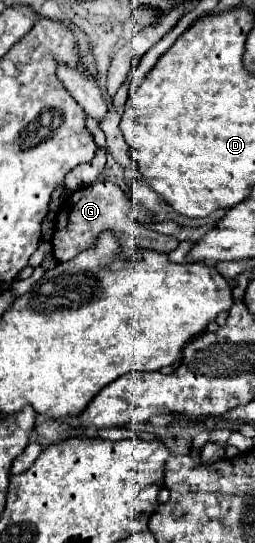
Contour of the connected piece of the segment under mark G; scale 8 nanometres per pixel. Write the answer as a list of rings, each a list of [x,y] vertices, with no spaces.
[[[94,181],[90,185],[84,185],[80,189],[76,189],[68,203],[62,205],[58,217],[56,217],[56,231],[54,231],[54,237],[52,237],[52,247],[54,247],[54,257],[58,261],[70,261],[74,259],[78,253],[82,253],[84,249],[90,249],[94,247],[94,243],[98,241],[100,233],[104,231],[112,231],[120,245],[122,245],[122,257],[124,259],[132,259],[134,253],[138,251],[144,251],[144,249],[150,249],[150,251],[158,251],[158,253],[170,253],[178,247],[178,239],[172,237],[172,235],[162,235],[162,233],[156,233],[152,231],[148,225],[152,223],[152,217],[146,215],[146,225],[140,225],[140,223],[134,223],[130,217],[128,217],[128,211],[136,207],[132,199],[128,199],[124,195],[124,191],[110,183],[110,181]]]

